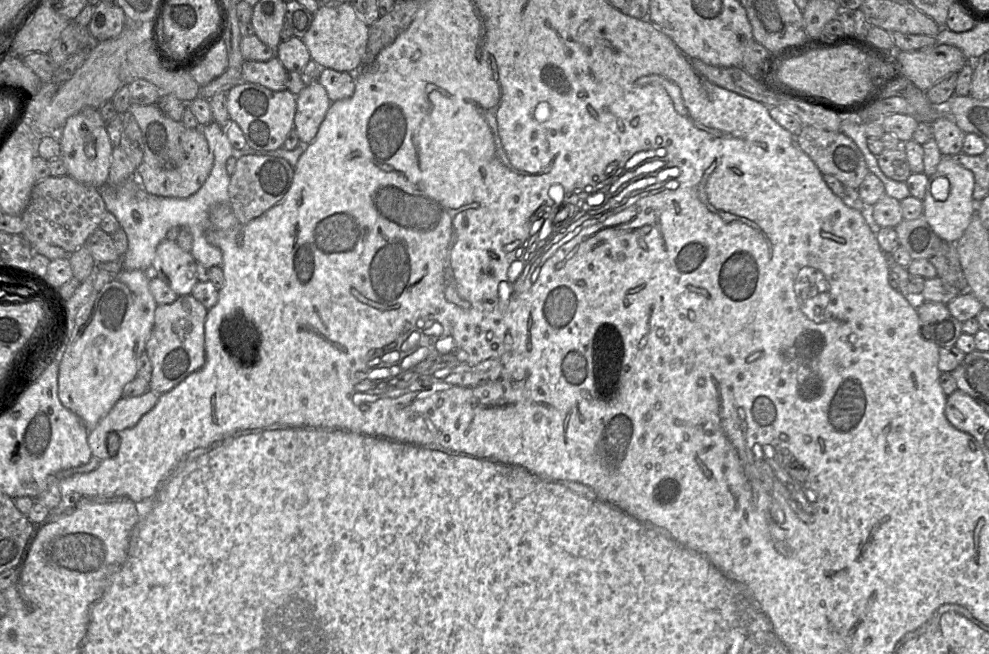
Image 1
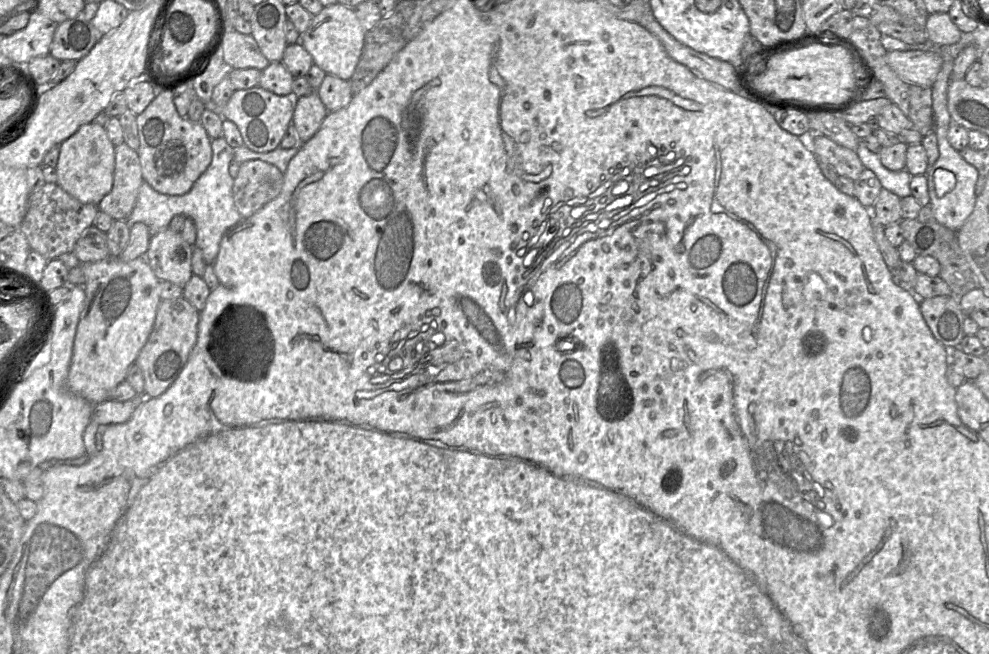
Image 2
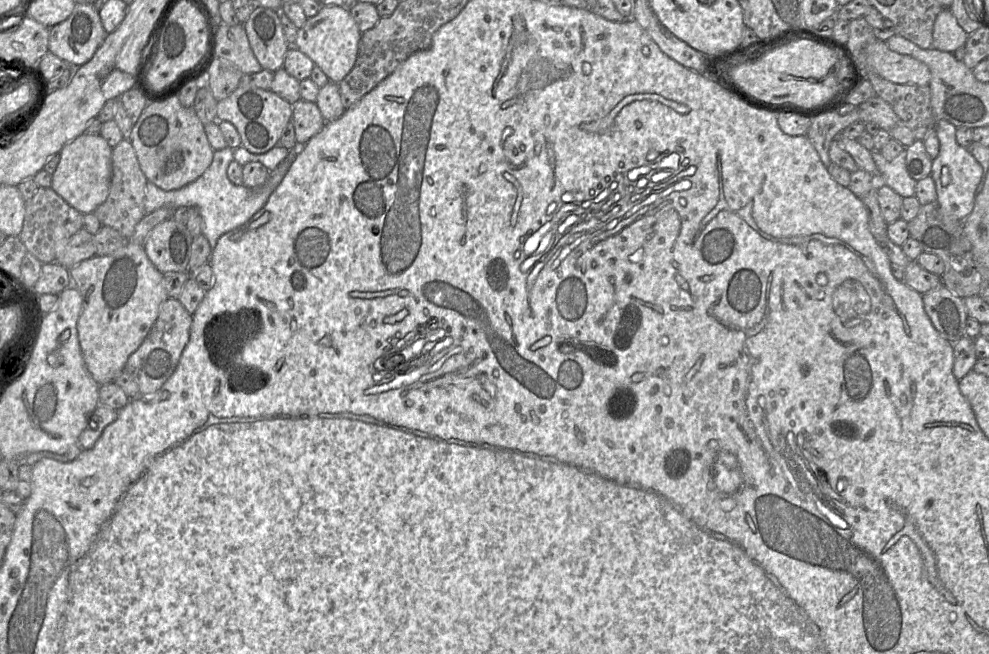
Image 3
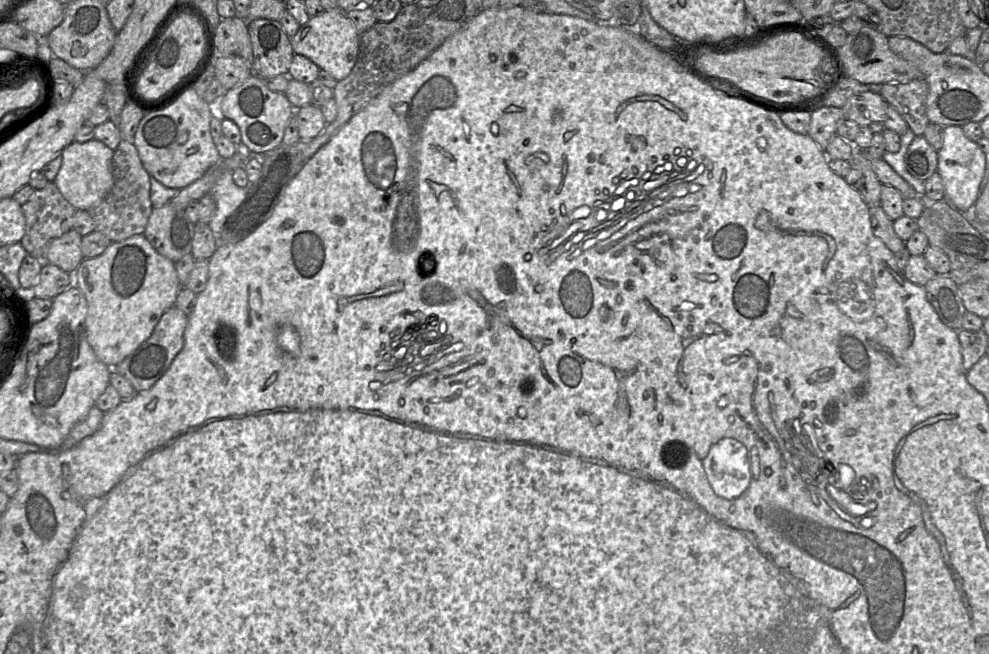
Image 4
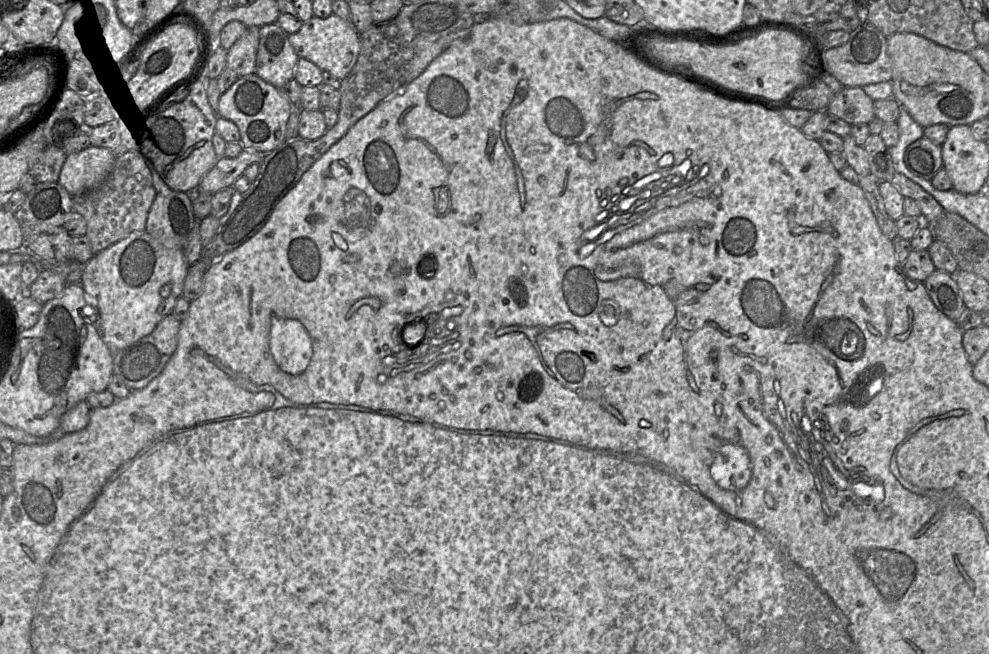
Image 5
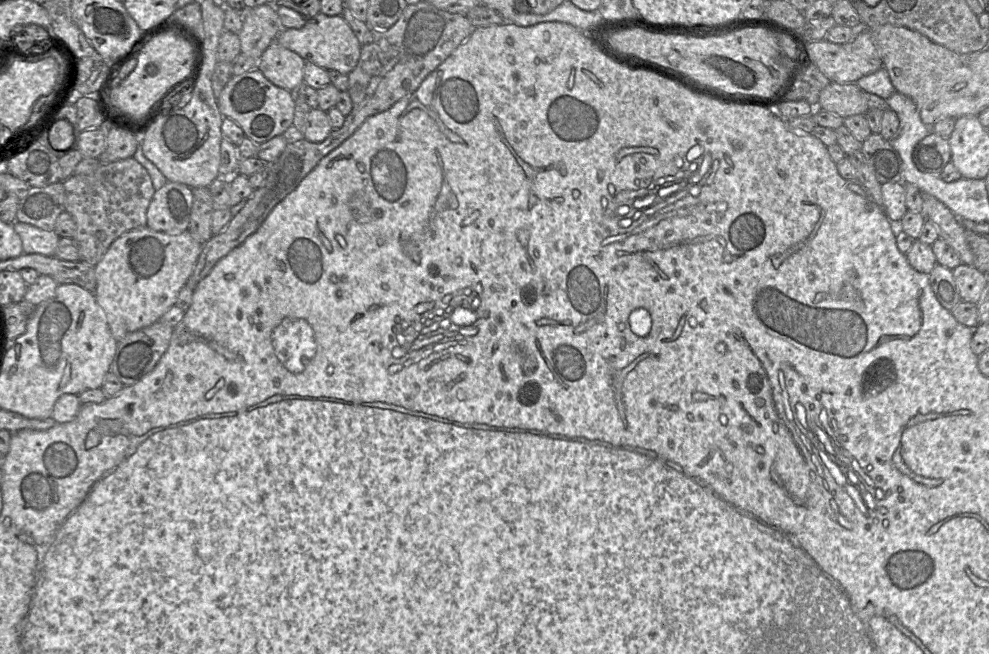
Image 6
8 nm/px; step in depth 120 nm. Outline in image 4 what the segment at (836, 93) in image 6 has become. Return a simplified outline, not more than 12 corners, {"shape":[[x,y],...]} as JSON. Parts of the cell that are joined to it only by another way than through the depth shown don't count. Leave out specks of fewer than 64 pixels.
{"shape":[[879,93],[852,96],[844,116],[859,126],[884,122],[889,104]]}

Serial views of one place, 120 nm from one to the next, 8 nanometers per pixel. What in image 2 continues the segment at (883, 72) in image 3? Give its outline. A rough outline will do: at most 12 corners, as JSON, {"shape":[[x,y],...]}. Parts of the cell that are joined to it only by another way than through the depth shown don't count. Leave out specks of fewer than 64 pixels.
{"shape":[[937,49],[888,51],[903,80],[931,88],[943,58]]}

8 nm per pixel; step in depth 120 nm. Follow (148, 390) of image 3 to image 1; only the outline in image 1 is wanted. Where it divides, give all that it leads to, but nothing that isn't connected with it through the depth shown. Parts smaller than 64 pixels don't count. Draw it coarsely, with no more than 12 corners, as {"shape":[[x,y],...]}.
{"shape":[[191,294],[157,305],[149,389],[204,365],[208,309]]}

